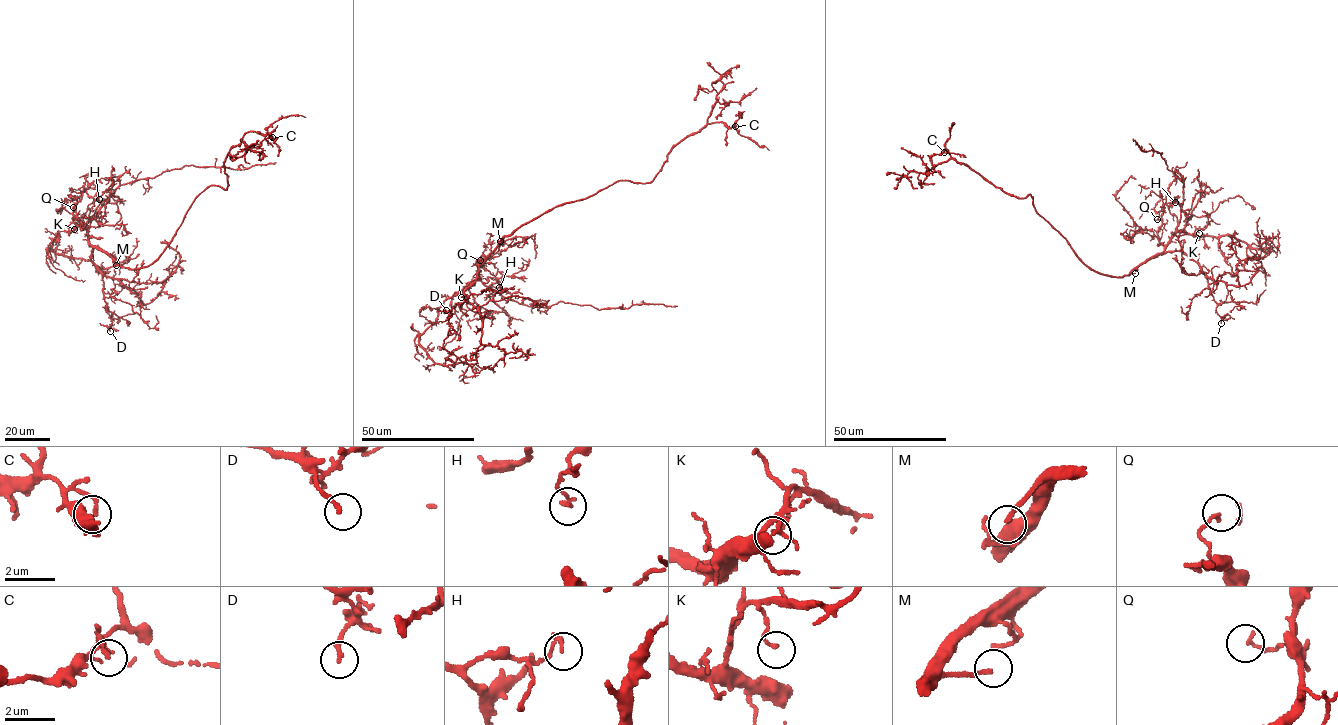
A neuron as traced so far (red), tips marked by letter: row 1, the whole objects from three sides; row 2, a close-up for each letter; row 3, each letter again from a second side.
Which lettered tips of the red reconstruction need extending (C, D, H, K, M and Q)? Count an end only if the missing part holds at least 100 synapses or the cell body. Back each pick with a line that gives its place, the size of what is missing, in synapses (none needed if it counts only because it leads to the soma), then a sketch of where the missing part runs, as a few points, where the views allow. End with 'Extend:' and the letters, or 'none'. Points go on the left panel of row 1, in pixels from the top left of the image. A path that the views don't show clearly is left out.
M: (116, 265) | (116, 265), (92, 265), (80, 256), (59, 222), (56, 199), (42, 187), (32, 185)
Extend: M

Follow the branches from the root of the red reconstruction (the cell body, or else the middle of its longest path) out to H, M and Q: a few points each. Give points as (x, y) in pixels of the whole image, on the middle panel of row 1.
H: (517, 229), (503, 236), (478, 264), (478, 278), (486, 283), (489, 277), (500, 277), (499, 287)
M: (517, 229), (500, 241)
Q: (517, 229), (503, 236), (478, 265), (484, 261), (479, 261), (479, 265), (480, 260)

